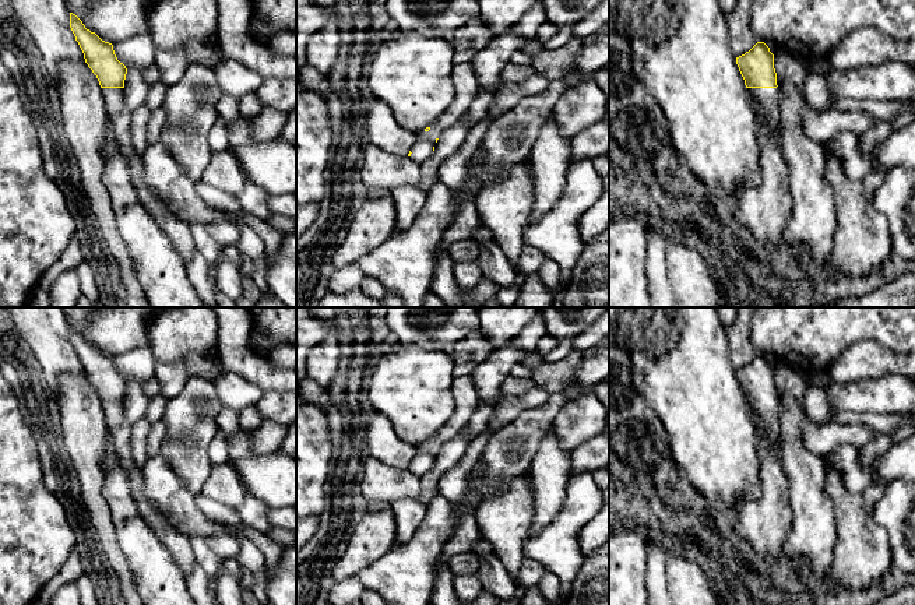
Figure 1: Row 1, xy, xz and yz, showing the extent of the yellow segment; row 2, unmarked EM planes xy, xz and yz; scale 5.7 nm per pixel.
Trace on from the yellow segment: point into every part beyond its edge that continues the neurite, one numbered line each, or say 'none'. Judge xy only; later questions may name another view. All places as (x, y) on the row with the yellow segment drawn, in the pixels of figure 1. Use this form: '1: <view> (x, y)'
1: xy (179, 232)

